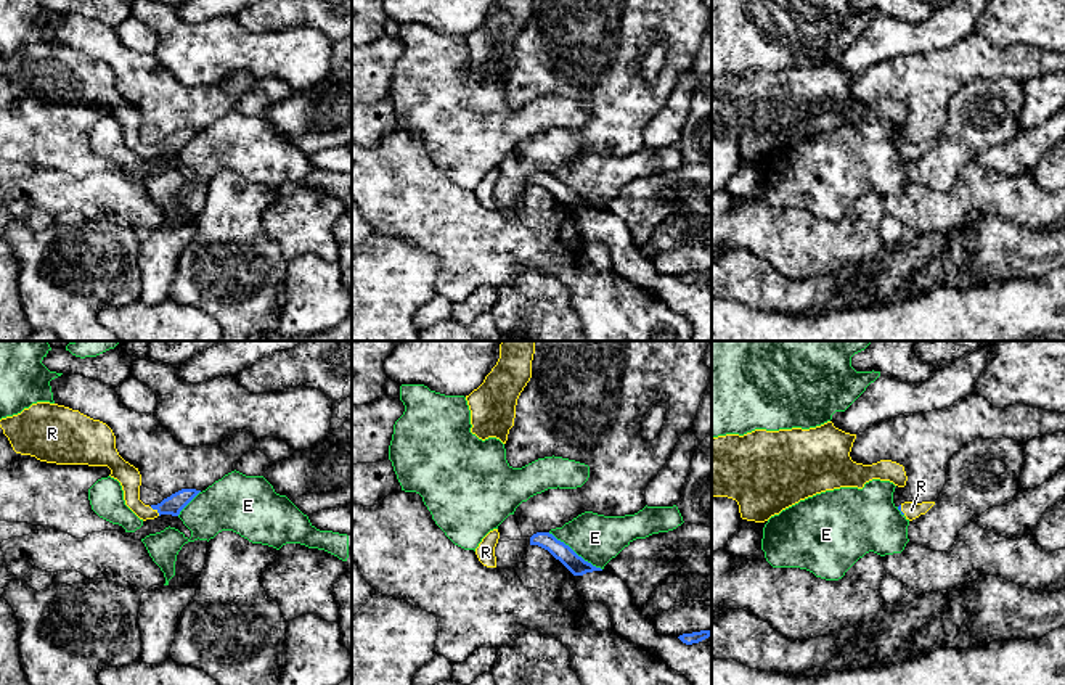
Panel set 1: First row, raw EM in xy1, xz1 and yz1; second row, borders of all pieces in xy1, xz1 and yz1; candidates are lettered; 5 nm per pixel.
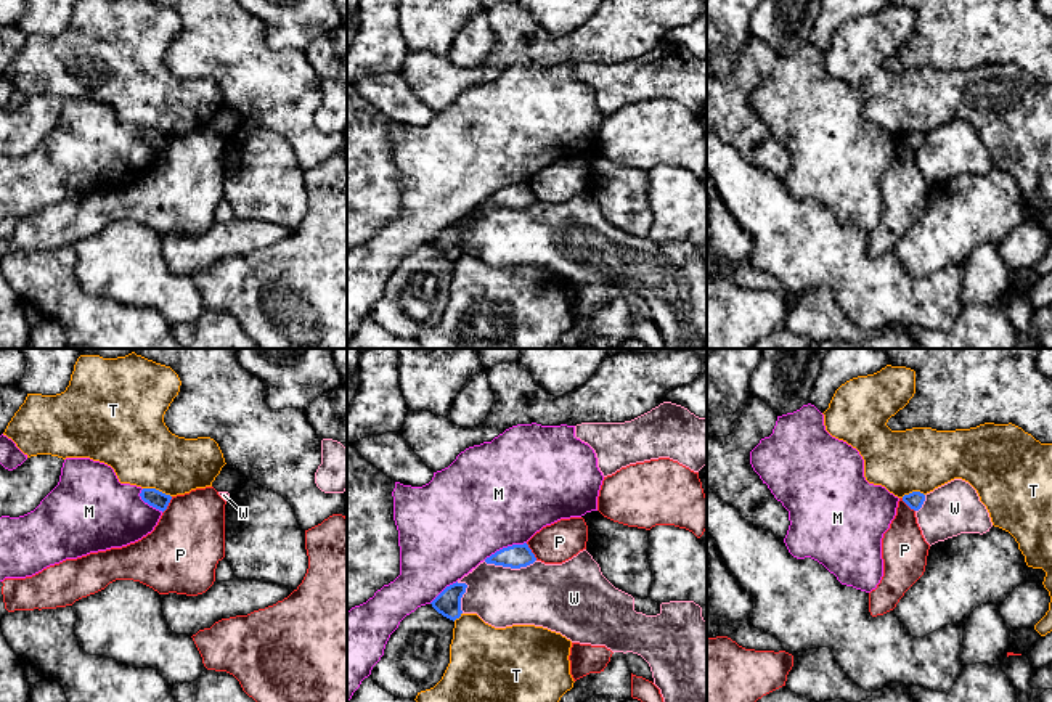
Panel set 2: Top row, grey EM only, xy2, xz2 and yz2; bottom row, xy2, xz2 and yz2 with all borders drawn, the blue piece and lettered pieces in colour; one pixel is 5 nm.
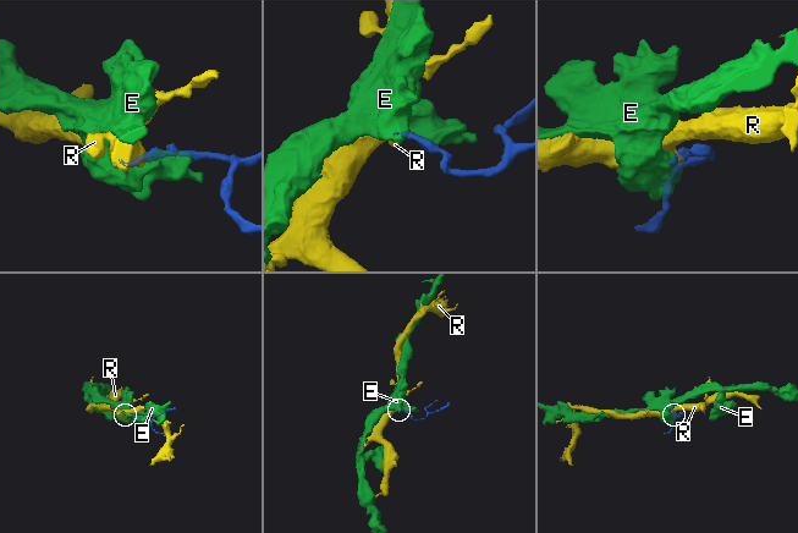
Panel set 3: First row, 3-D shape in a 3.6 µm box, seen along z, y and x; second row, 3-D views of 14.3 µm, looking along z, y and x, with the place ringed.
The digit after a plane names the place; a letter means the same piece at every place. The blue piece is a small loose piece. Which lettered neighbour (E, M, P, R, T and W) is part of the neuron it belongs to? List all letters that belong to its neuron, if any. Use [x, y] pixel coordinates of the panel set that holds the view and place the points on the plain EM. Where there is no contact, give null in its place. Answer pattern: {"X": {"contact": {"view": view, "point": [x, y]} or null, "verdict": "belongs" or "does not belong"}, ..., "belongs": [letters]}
{"E": {"contact": {"view": "xz1", "point": [574, 192]}, "verdict": "does not belong"}, "M": {"contact": {"view": "xz2", "point": [505, 188]}, "verdict": "does not belong"}, "P": {"contact": {"view": "xz2", "point": [530, 191]}, "verdict": "does not belong"}, "R": {"contact": {"view": "xy1", "point": [155, 148]}, "verdict": "belongs"}, "T": {"contact": {"view": "xy2", "point": [158, 130]}, "verdict": "does not belong"}, "W": {"contact": {"view": "xz2", "point": [509, 206]}, "verdict": "does not belong"}, "belongs": ["R"]}

